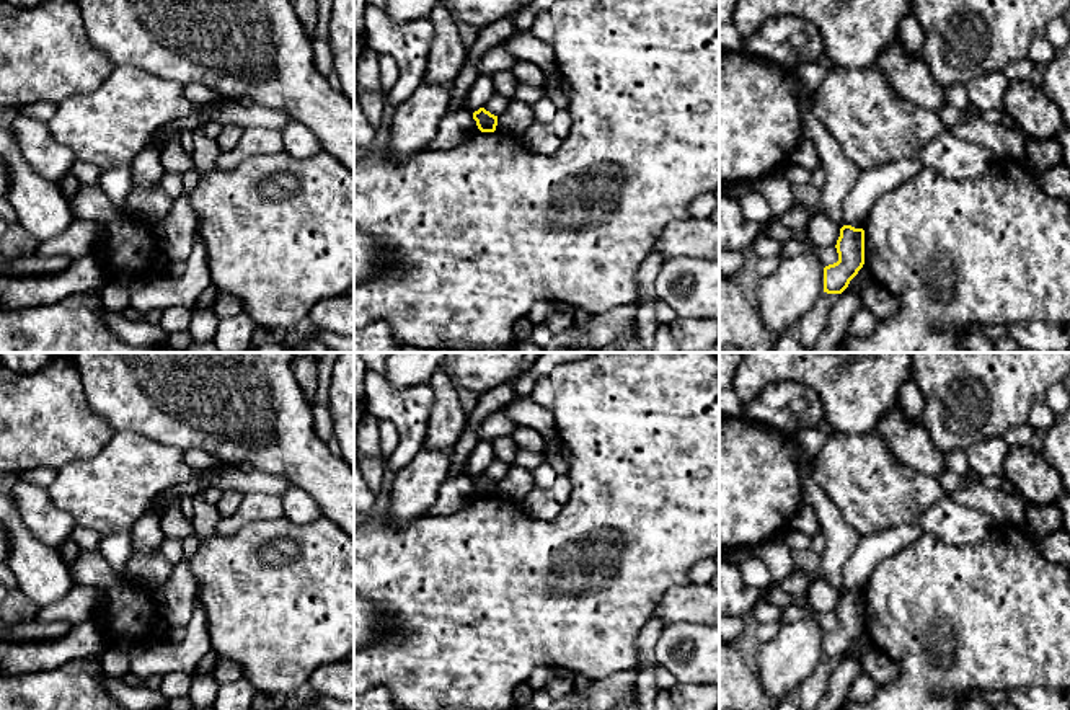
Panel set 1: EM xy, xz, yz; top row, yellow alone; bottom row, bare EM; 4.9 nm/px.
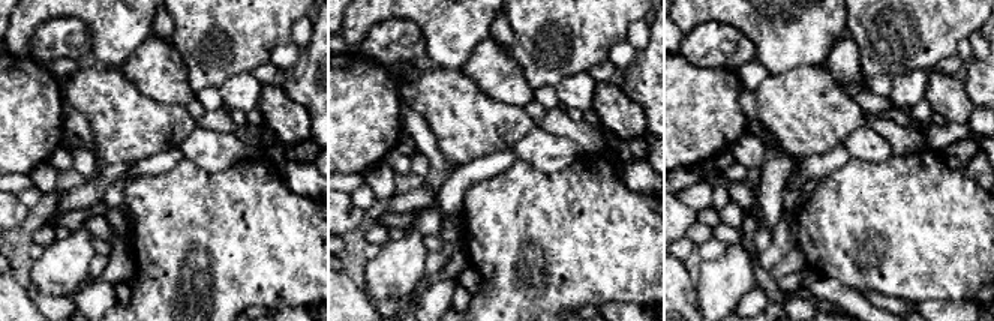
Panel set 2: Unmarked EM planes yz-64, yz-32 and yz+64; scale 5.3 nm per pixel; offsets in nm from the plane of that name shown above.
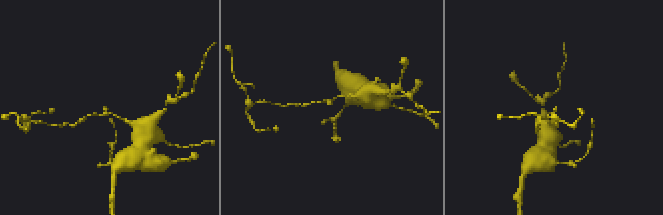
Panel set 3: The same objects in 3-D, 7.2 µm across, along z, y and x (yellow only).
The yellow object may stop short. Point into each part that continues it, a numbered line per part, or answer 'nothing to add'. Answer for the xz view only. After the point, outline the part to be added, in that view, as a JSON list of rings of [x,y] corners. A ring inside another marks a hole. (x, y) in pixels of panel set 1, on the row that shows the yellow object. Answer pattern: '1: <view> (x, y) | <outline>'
nothing to add

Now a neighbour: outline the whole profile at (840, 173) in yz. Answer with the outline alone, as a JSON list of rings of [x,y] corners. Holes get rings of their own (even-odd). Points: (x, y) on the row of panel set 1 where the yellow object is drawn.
[[[801,111],[802,139],[811,140],[820,157],[825,171],[822,186],[820,206],[824,214],[843,227],[843,201],[860,178],[860,168],[850,162],[840,150],[838,142],[814,116],[814,113]]]

